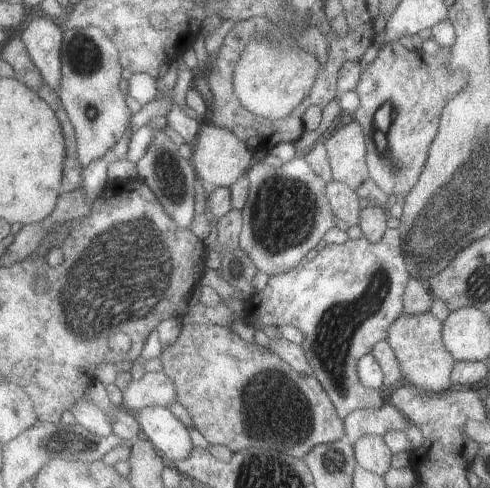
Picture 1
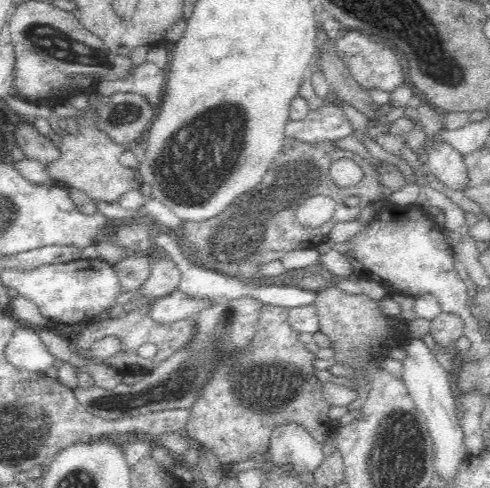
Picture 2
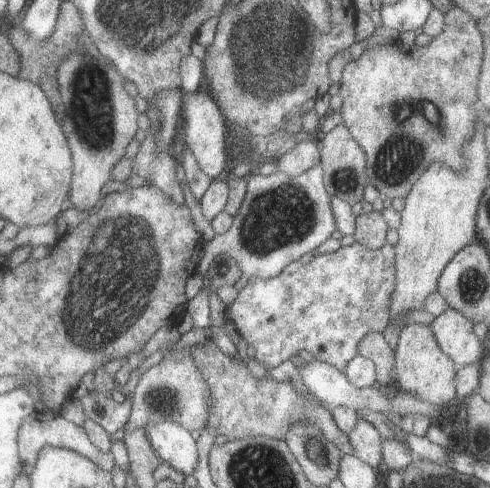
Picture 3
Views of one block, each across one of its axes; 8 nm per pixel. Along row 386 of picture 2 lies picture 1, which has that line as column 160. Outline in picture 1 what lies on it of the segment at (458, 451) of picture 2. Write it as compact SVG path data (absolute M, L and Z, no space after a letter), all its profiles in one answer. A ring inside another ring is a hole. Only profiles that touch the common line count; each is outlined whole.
M145 408L137 412L137 420L143 426L143 436L155 442L169 464L189 460L193 448L197 448L191 428L187 428L169 408Z

